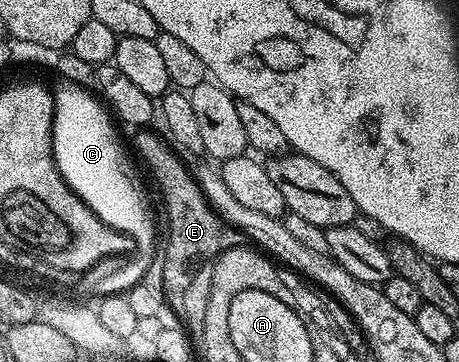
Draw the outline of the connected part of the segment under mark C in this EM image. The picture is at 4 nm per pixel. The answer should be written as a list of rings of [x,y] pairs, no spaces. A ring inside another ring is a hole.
[[[71,84],[61,85],[60,91],[55,91],[54,94],[54,113],[52,116],[52,152],[56,156],[56,166],[60,169],[60,175],[68,181],[68,186],[76,193],[76,195],[88,205],[97,216],[105,222],[106,225],[114,227],[116,230],[121,230],[123,234],[128,235],[129,239],[134,243],[137,250],[151,250],[154,243],[152,243],[152,226],[148,223],[148,210],[144,207],[144,198],[140,195],[140,190],[136,187],[134,179],[128,175],[128,170],[124,167],[124,162],[120,159],[120,142],[116,139],[116,130],[112,127],[113,119],[110,117],[109,111],[102,105],[99,97],[93,96],[91,98],[89,91],[83,86],[73,86]]]

